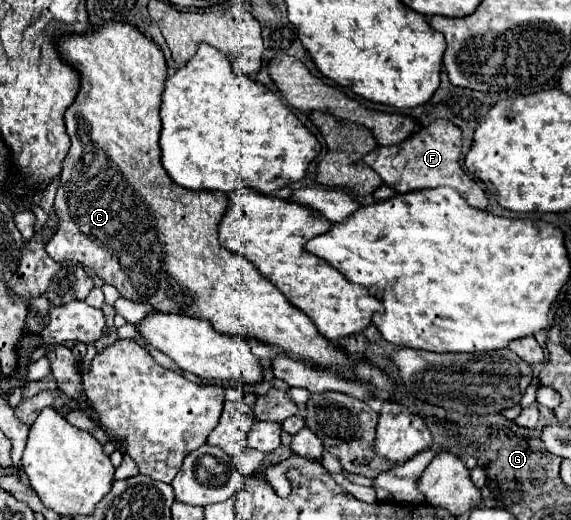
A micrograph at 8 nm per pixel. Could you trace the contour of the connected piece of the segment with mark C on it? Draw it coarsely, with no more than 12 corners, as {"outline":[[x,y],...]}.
{"outline":[[119,22],[65,36],[81,72],[57,262],[375,390],[219,246],[223,192],[161,166],[163,52]]}

